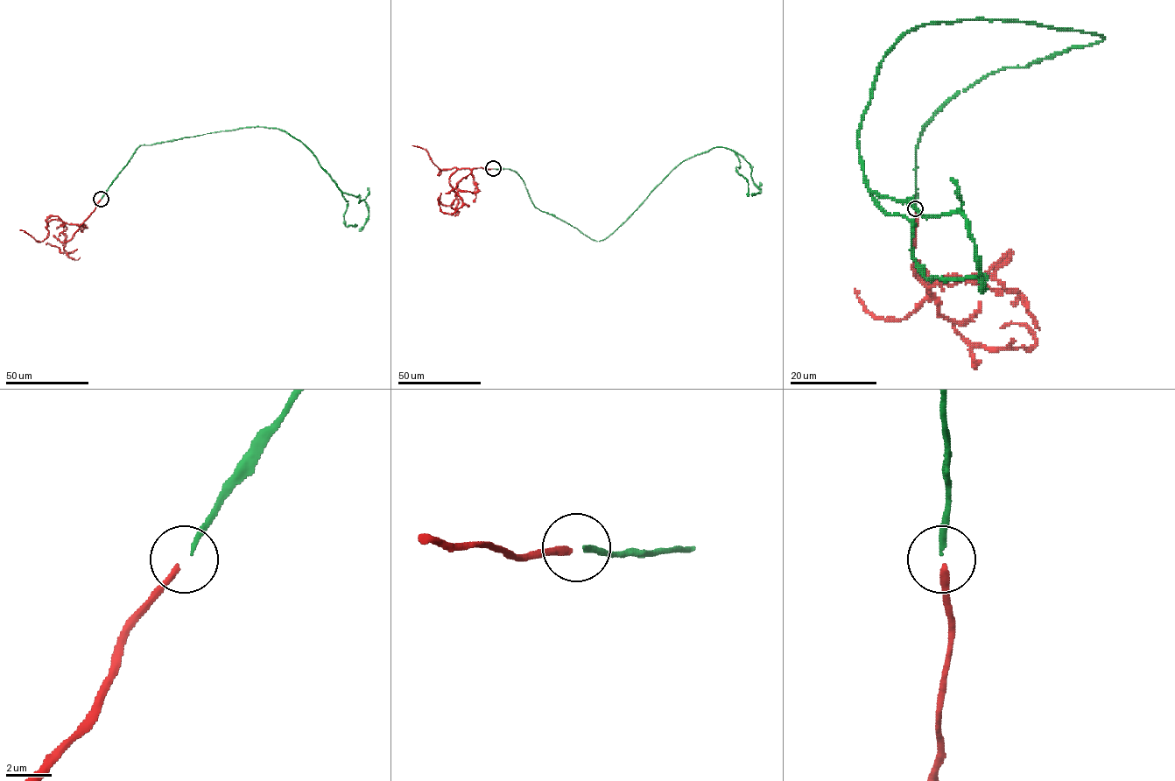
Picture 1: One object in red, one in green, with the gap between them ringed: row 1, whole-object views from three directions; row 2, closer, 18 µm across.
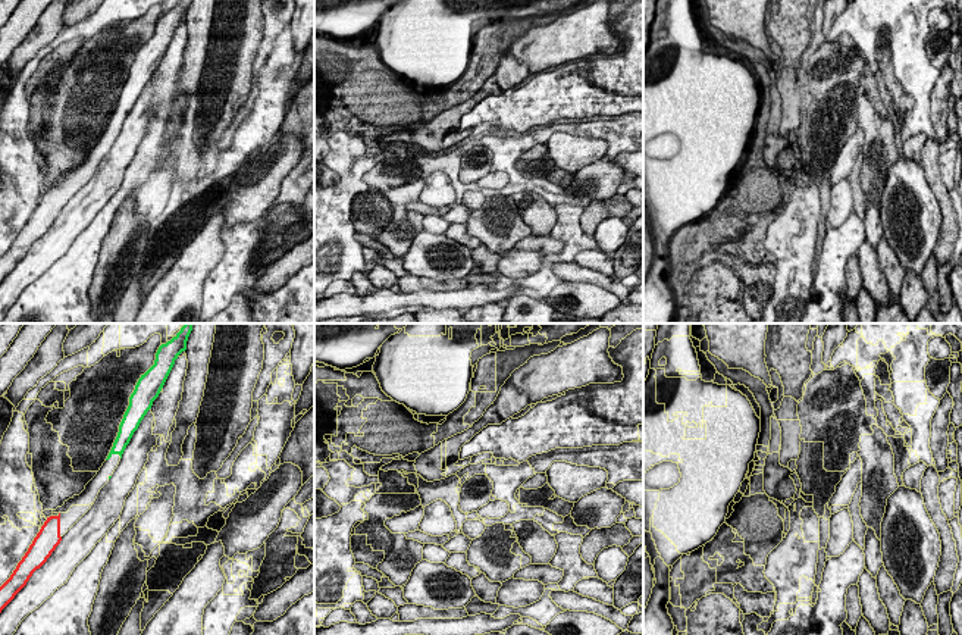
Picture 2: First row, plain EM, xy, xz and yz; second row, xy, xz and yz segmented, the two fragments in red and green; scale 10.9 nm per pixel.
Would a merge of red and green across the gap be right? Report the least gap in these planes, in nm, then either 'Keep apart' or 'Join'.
Distance 650 nm. Join

